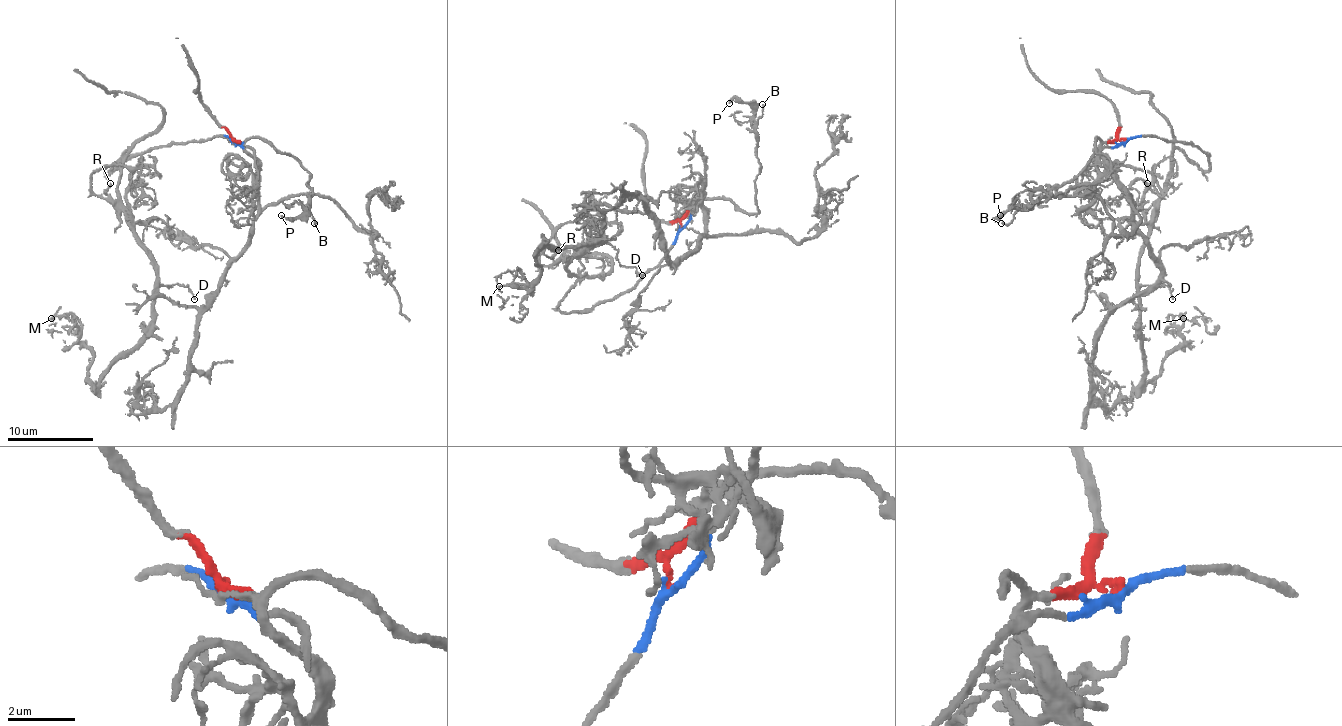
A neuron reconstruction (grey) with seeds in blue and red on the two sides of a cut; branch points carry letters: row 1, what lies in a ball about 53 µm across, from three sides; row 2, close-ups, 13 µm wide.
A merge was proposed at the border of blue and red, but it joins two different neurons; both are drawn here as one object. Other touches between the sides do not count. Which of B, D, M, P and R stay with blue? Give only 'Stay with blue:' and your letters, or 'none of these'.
Stay with blue: D, M, R

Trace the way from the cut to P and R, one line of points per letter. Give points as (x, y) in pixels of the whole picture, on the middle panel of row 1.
P: (681, 228), (694, 205), (713, 198), (745, 213), (758, 211), (754, 110), (728, 104)
R: (681, 228), (655, 267), (621, 293), (582, 310), (558, 308), (576, 280), (565, 263), (552, 258), (558, 250)

